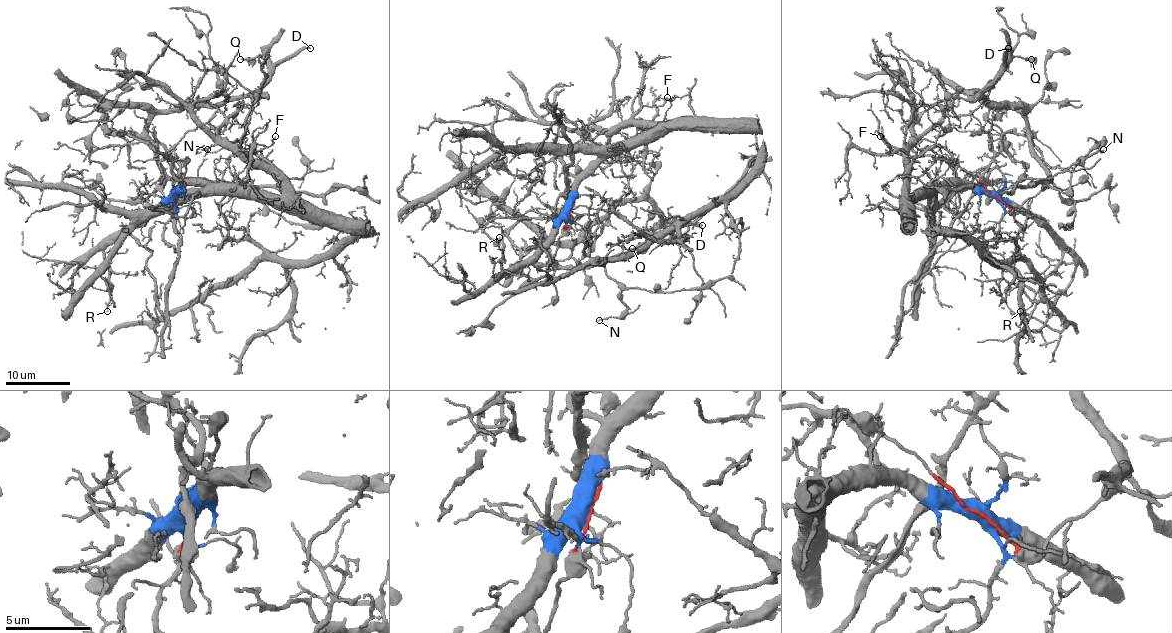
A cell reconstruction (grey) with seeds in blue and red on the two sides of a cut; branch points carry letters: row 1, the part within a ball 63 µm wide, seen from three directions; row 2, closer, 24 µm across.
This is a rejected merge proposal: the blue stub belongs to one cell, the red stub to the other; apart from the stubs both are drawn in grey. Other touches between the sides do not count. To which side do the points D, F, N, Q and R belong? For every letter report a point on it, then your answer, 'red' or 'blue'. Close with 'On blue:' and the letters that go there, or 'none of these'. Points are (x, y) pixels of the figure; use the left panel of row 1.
D: place (310, 48); red
F: place (275, 136); blue
N: place (207, 149); red
Q: place (240, 59); red
R: place (107, 311); blue
On blue: F, R

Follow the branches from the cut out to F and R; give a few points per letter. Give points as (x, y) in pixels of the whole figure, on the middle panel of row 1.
F: (569, 211), (571, 190), (600, 163), (657, 139), (672, 125), (633, 118), (645, 105), (661, 105), (667, 97)
R: (569, 211), (531, 256), (512, 266), (497, 278), (502, 251), (499, 237)

